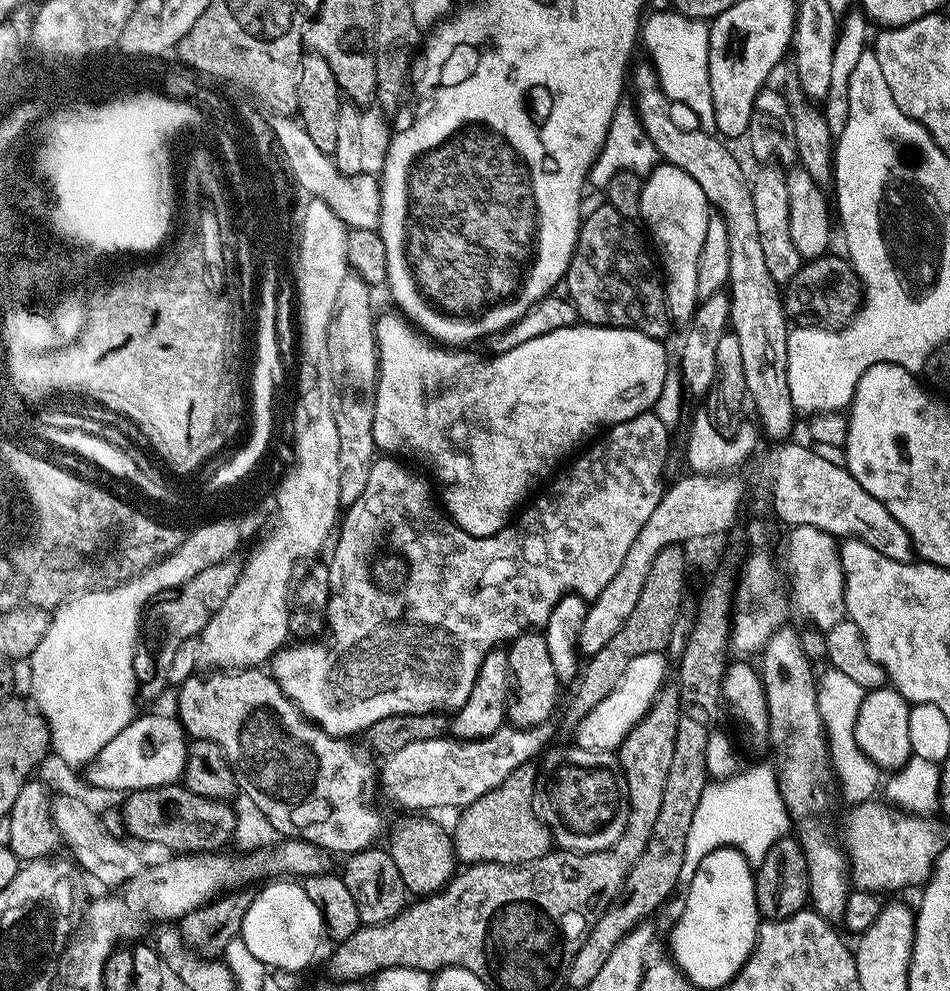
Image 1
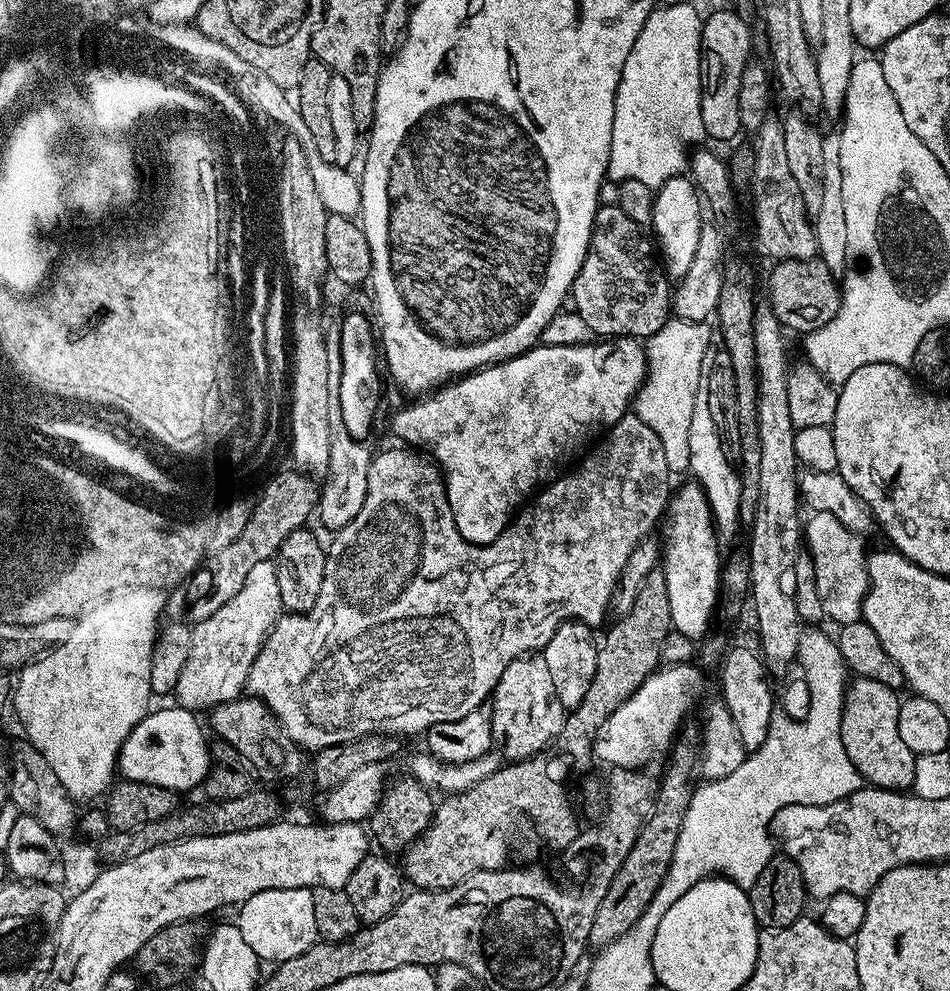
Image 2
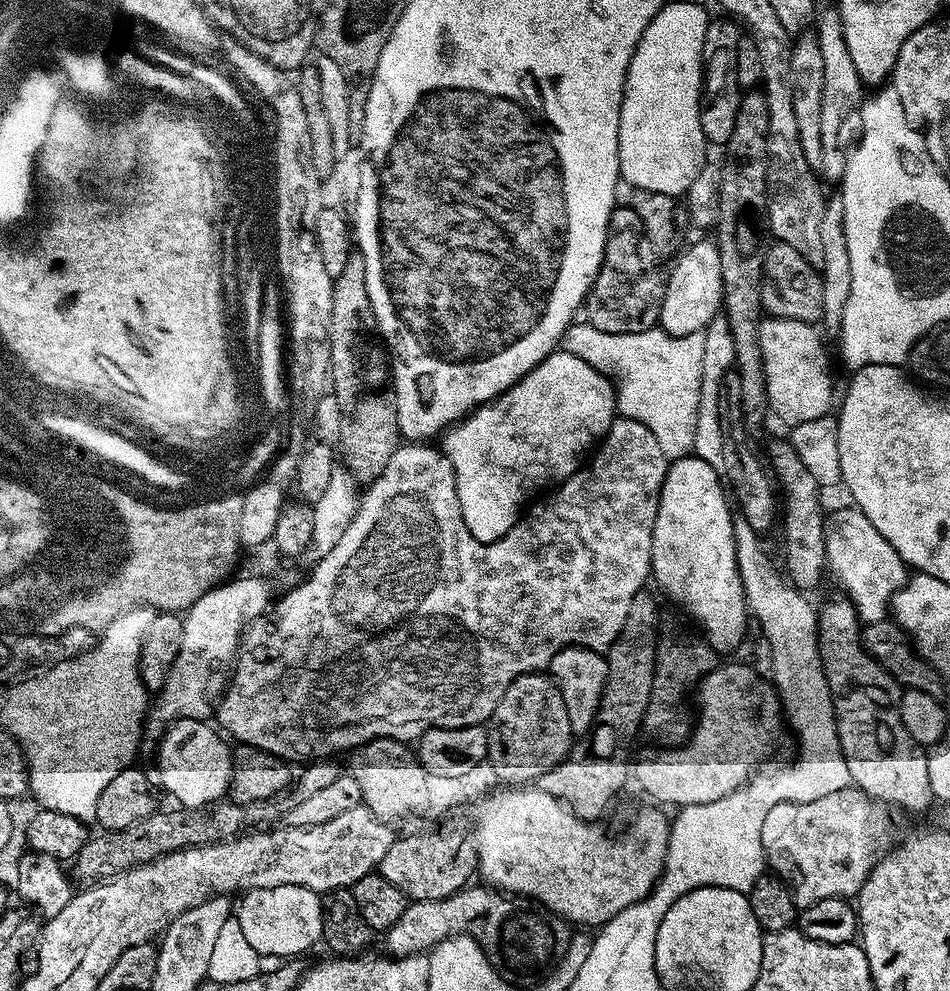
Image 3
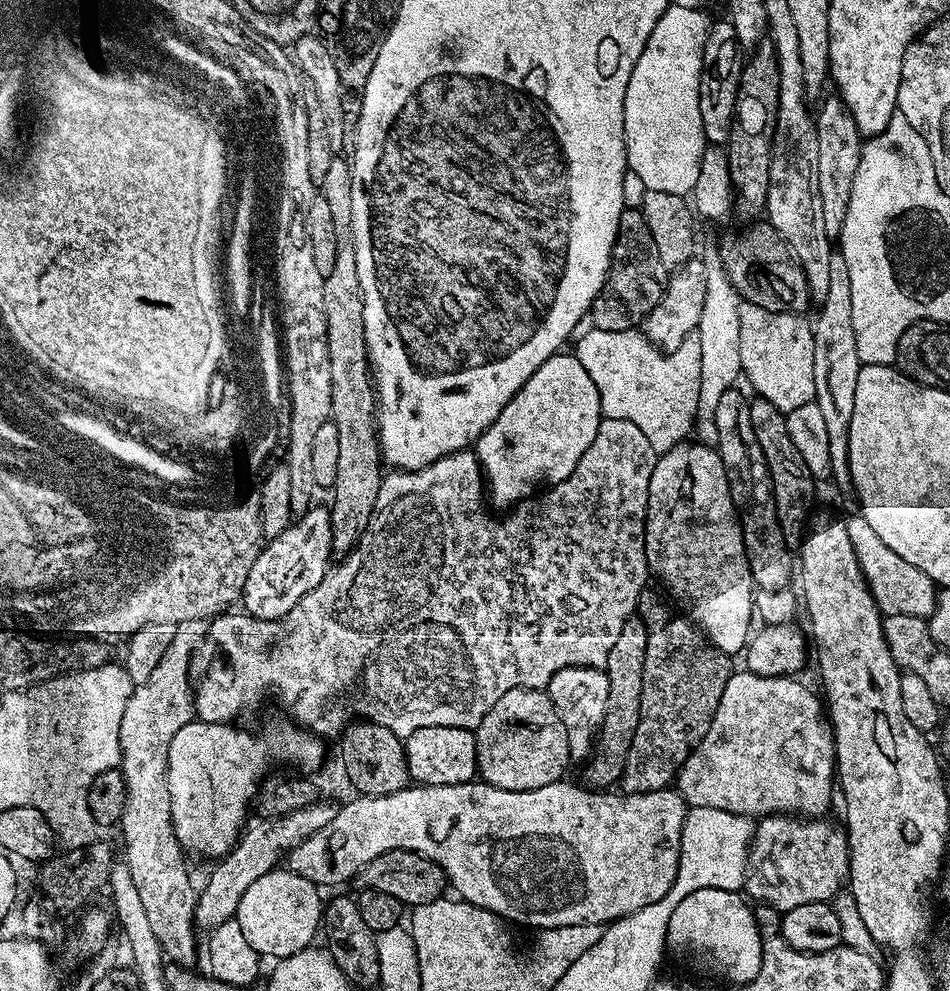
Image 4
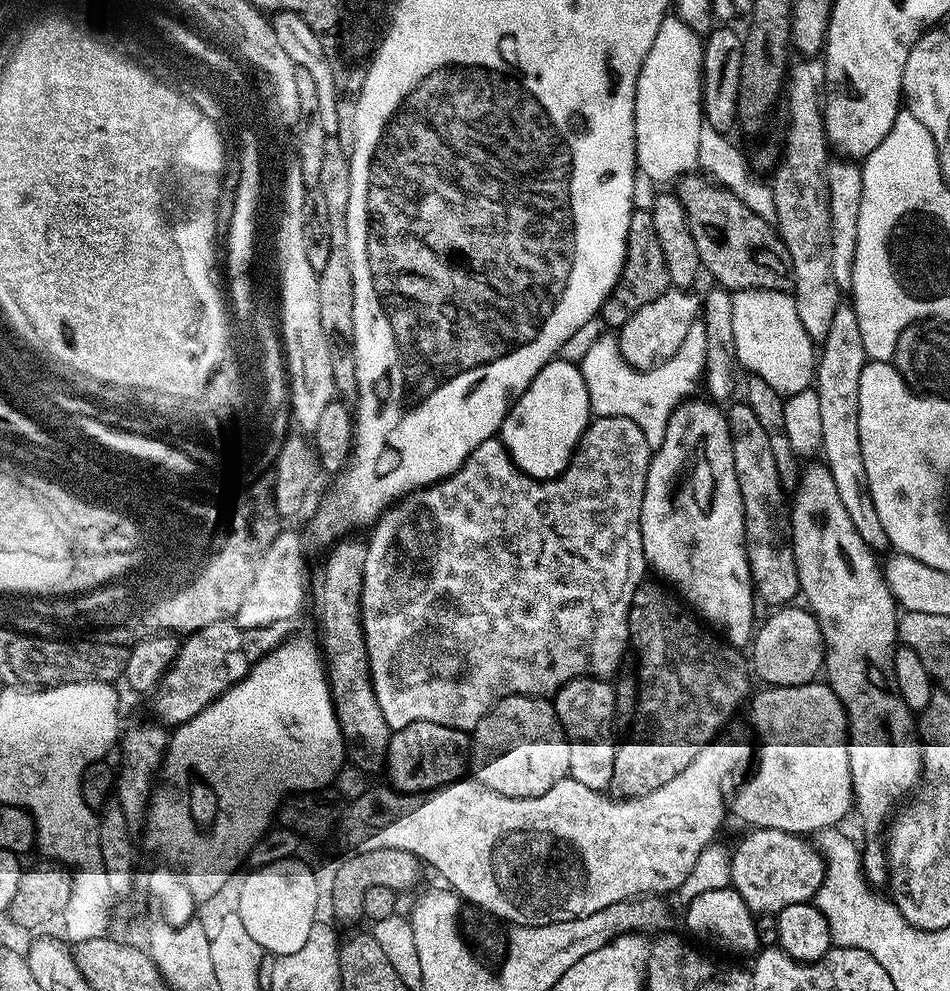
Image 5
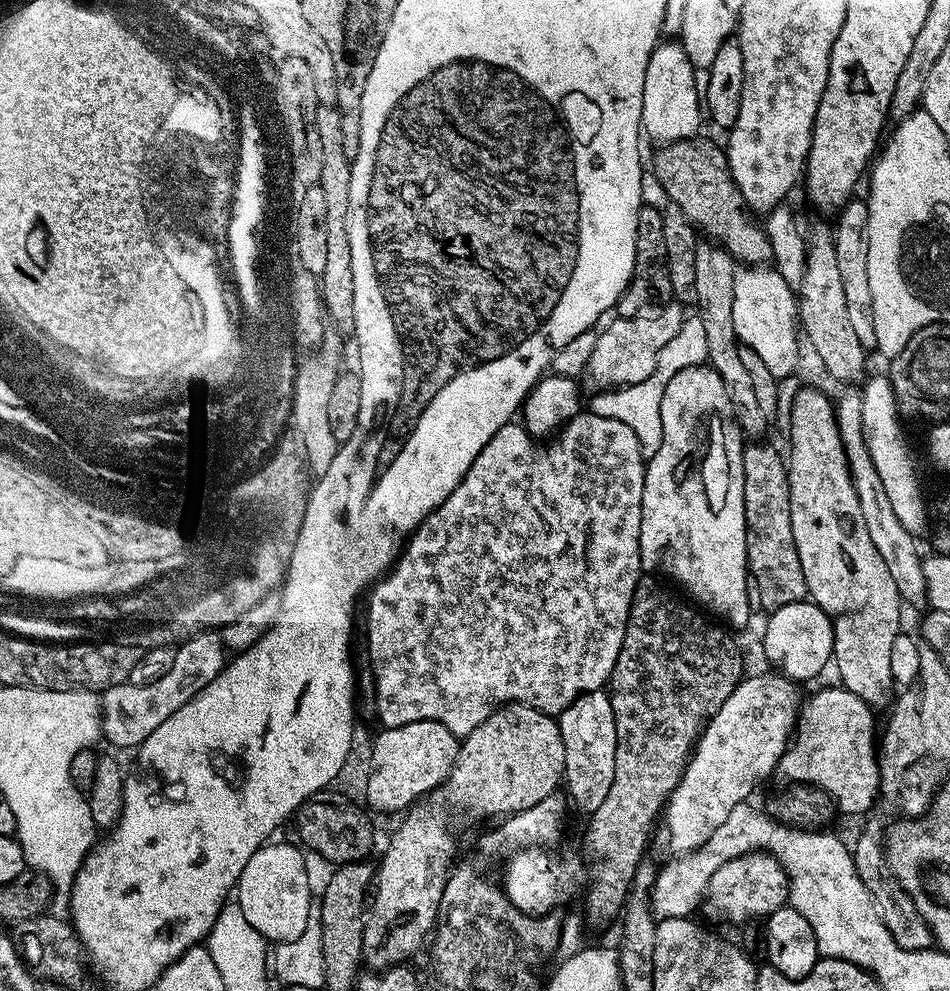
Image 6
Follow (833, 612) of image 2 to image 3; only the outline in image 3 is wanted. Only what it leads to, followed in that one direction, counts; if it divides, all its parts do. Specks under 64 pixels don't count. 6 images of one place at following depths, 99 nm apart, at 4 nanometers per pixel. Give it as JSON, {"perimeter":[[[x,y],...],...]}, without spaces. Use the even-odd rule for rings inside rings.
{"perimeter":[[[836,508],[827,513],[824,522],[825,558],[827,567],[836,571],[840,584],[845,588],[847,599],[852,601],[864,624],[887,620],[890,616],[892,596],[904,587],[910,575],[899,554],[874,530],[874,522],[866,518],[859,508]]]}

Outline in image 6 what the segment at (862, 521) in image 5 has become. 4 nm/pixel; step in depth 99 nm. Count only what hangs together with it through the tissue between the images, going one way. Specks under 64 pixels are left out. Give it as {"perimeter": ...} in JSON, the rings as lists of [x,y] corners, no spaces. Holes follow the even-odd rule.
{"perimeter":[[[855,387],[843,389],[840,401],[835,401],[836,421],[842,438],[842,446],[848,459],[848,475],[854,482],[854,490],[858,494],[858,506],[862,506],[862,518],[866,518],[866,530],[870,534],[870,542],[874,542],[874,550],[882,554],[882,562],[886,562],[886,570],[890,570],[890,578],[894,578],[894,586],[898,586],[898,594],[905,605],[913,604],[916,608],[924,608],[926,604],[926,578],[922,574],[922,552],[916,549],[917,537],[898,522],[898,514],[890,507],[890,498],[886,498],[886,490],[882,490],[882,478],[878,478],[878,470],[874,470],[874,458],[870,458],[870,450],[866,446],[864,427],[862,426],[862,398]]]}

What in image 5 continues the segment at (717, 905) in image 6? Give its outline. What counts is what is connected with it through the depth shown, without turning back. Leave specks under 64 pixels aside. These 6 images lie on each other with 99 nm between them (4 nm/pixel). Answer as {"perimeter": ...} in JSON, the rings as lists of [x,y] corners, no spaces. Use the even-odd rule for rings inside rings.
{"perimeter":[[[754,828],[740,840],[732,857],[731,887],[754,914],[778,914],[786,906],[807,904],[824,881],[824,857],[803,835],[769,828]]]}

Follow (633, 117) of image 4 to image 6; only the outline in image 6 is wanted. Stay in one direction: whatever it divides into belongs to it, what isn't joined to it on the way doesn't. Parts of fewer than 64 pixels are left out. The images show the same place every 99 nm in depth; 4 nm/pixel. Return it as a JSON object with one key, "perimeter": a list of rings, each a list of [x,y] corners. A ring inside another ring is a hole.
{"perimeter":[[[661,42],[656,45],[656,49],[652,51],[652,57],[650,62],[646,66],[646,82],[644,83],[644,93],[642,94],[642,118],[640,123],[642,125],[643,131],[646,133],[647,139],[648,136],[652,140],[660,140],[661,145],[672,144],[676,140],[690,140],[697,135],[696,132],[700,128],[700,119],[702,120],[702,113],[699,110],[699,100],[702,97],[701,93],[698,91],[698,84],[696,88],[696,77],[698,77],[698,72],[693,68],[690,59],[686,56],[681,45],[674,42],[674,44],[667,44],[667,42]]]}

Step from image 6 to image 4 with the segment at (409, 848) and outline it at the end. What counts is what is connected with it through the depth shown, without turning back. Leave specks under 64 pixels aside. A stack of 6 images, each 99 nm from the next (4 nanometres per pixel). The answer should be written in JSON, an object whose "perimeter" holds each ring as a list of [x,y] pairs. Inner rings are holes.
{"perimeter":[[[515,688],[494,706],[482,718],[482,722],[475,728],[476,734],[476,767],[478,776],[483,783],[493,784],[502,790],[514,790],[525,792],[526,790],[538,790],[542,786],[550,786],[553,782],[565,775],[570,757],[568,755],[568,743],[566,742],[566,726],[562,726],[562,718],[554,710],[554,702],[548,697],[547,691],[539,688]]]}

